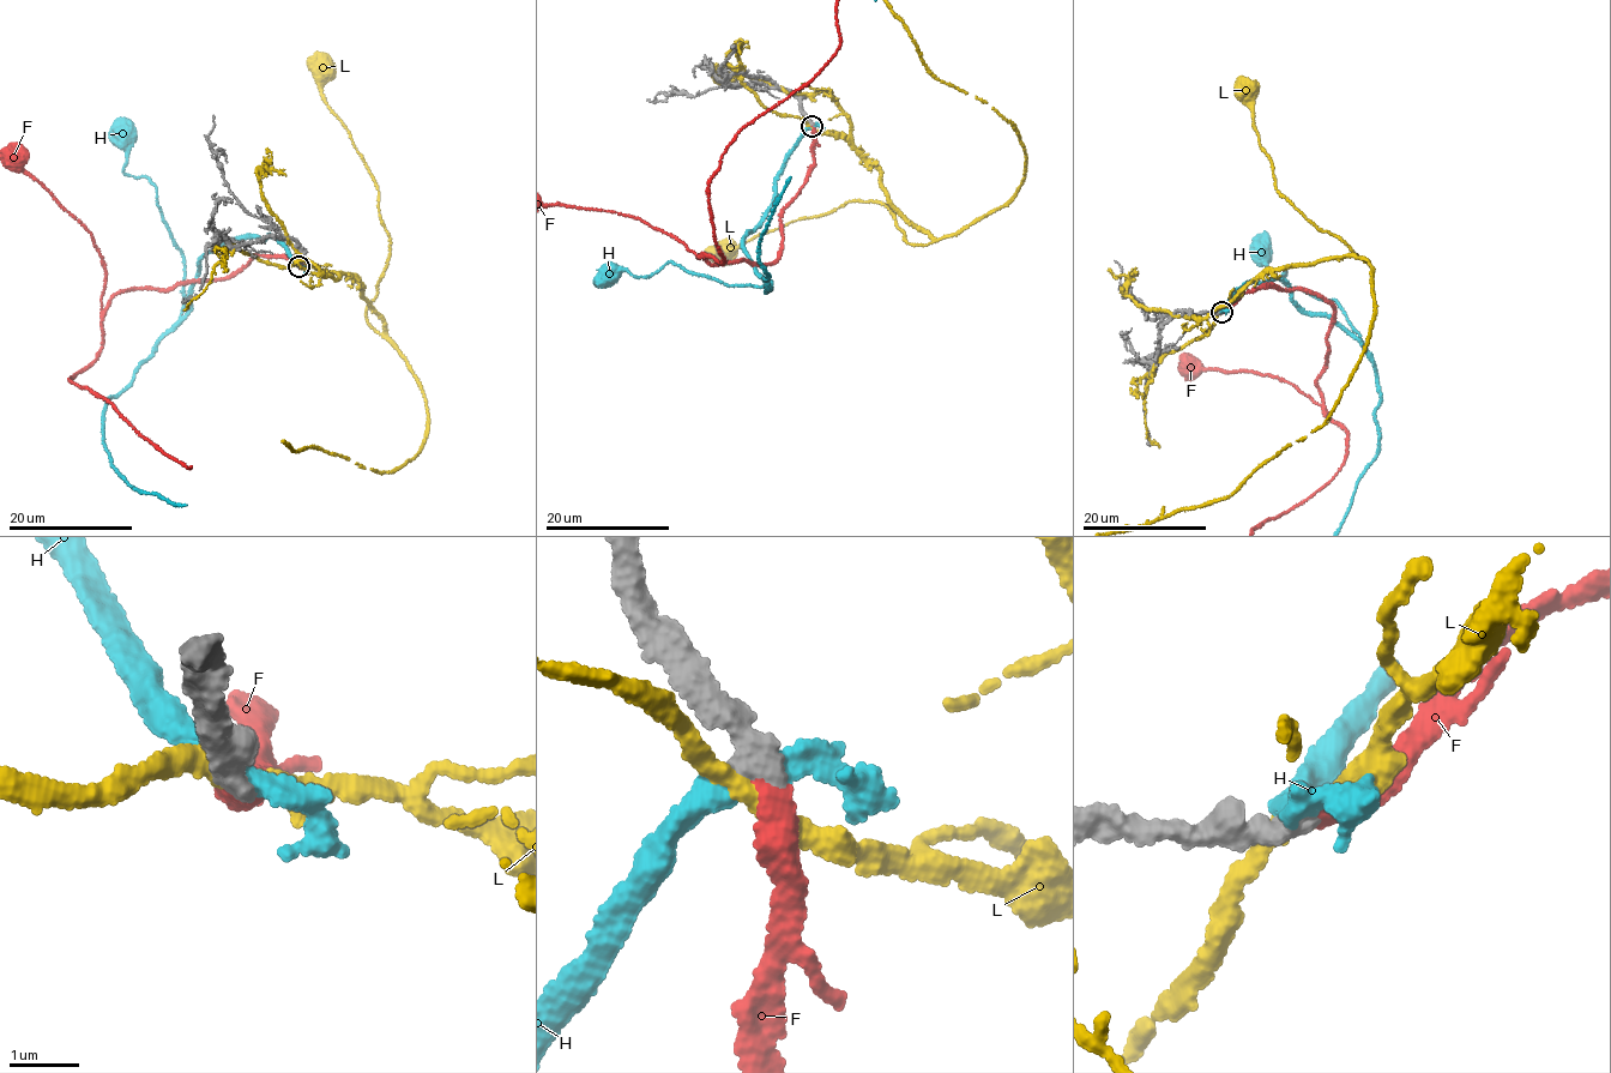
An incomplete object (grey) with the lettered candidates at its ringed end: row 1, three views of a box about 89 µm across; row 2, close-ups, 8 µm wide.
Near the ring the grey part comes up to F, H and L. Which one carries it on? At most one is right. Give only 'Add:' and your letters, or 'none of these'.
Add: F

